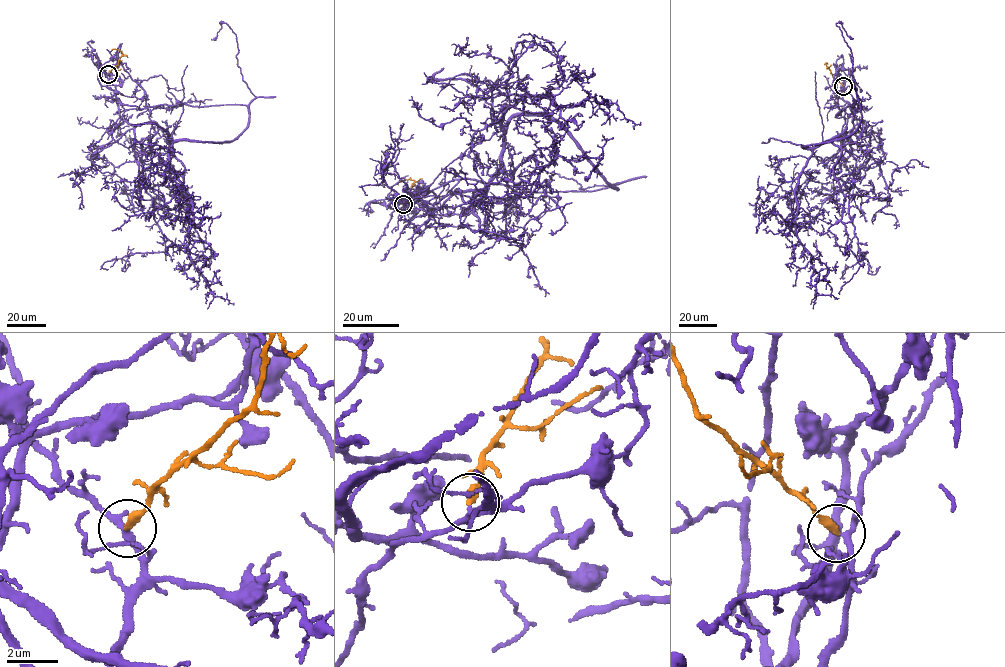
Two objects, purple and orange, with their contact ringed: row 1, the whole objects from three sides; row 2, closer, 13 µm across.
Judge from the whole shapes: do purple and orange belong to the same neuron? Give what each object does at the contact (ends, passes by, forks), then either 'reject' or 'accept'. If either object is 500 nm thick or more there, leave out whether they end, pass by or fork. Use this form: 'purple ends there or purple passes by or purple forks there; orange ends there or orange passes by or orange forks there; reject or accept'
purple passes by; orange ends there; accept

